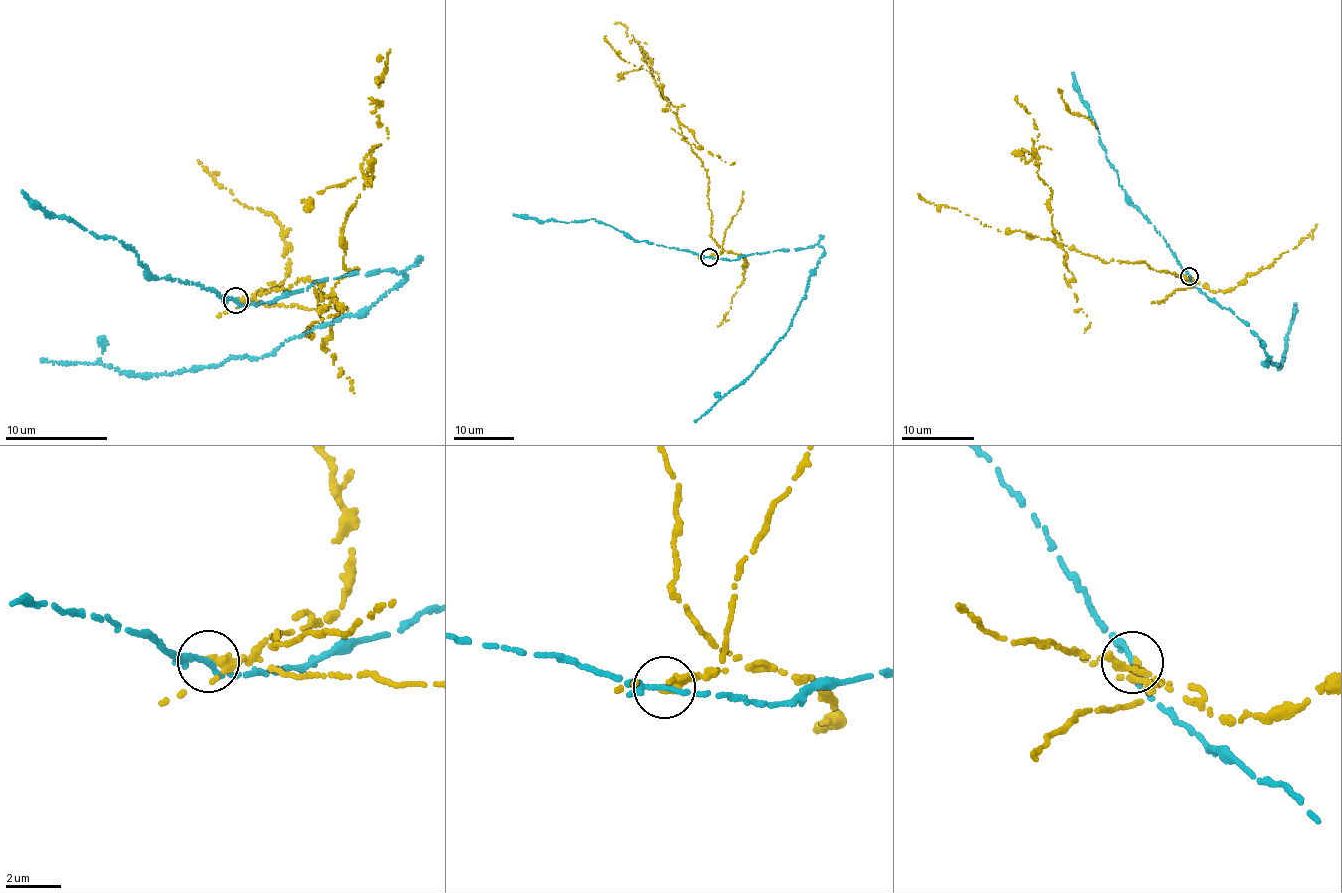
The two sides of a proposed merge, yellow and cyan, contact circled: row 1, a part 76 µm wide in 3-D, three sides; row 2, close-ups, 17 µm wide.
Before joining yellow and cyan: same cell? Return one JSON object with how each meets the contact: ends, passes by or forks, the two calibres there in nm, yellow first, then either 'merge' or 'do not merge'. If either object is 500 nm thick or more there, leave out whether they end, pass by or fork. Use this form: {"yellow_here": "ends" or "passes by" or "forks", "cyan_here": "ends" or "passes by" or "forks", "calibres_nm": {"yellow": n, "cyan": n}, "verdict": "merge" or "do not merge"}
{"yellow_here": "passes by", "cyan_here": "passes by", "calibres_nm": {"yellow": 280, "cyan": 190}, "verdict": "do not merge"}

